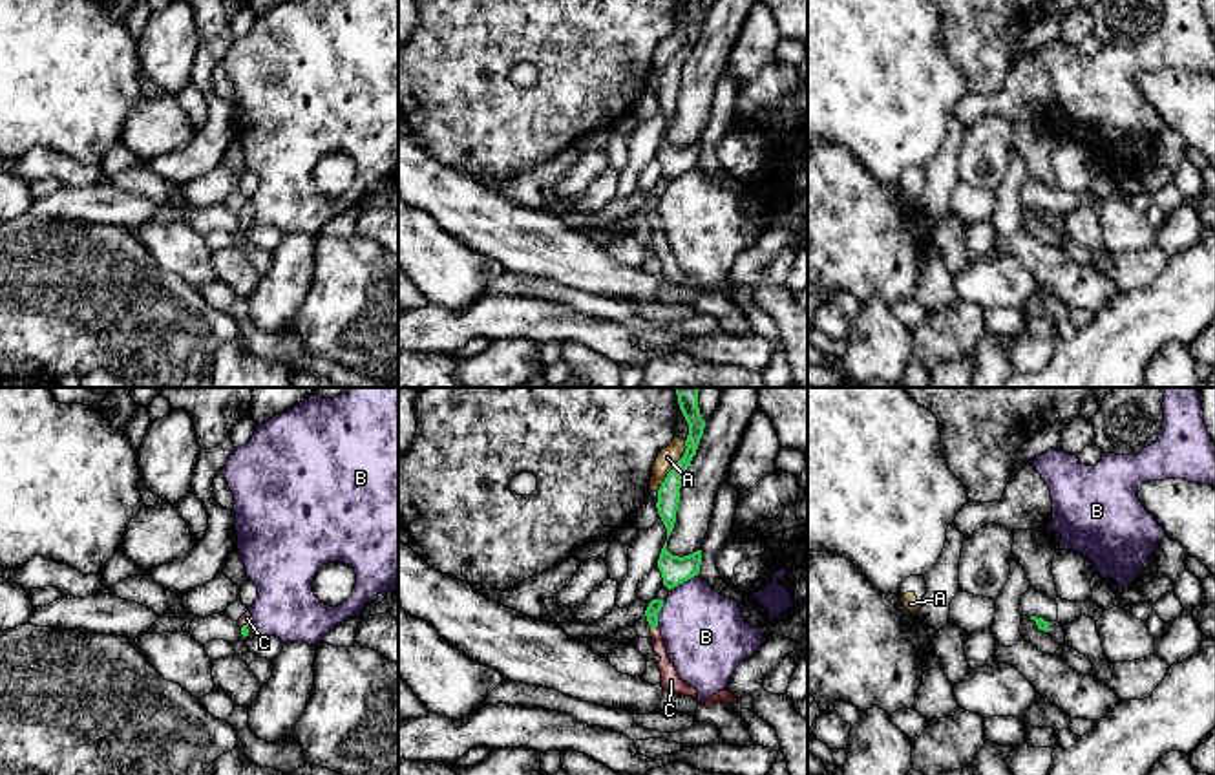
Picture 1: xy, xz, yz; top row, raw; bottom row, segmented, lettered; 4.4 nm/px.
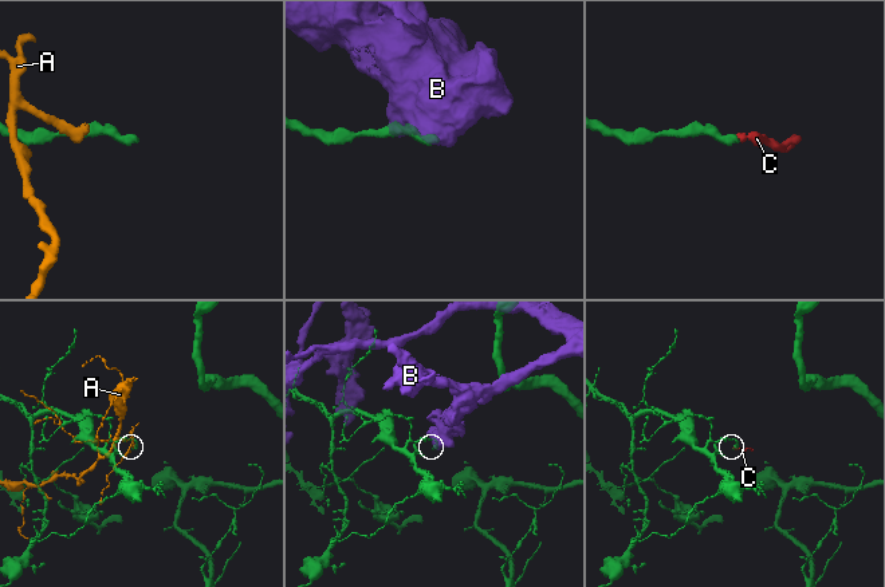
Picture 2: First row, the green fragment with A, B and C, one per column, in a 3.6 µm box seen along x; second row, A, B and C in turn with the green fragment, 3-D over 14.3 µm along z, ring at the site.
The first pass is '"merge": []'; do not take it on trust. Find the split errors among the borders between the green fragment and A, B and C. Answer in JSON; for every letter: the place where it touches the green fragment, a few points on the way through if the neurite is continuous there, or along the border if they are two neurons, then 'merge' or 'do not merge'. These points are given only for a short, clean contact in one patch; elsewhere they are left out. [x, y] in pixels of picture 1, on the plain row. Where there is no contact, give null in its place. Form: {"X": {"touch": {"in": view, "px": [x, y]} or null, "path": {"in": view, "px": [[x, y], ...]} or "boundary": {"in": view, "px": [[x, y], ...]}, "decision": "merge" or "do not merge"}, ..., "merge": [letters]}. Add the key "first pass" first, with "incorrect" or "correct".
{"first pass": "incorrect", "A": {"touch": {"in": "xz", "px": [673, 57]}, "decision": "do not merge"}, "B": {"touch": {"in": "xz", "px": [682, 172]}, "boundary": {"in": "xz", "px": [[697, 165], [669, 180]]}, "decision": "do not merge"}, "C": {"touch": {"in": "xz", "px": [653, 218]}, "path": {"in": "xz", "px": [[655, 196], [653, 218], [671, 271]]}, "decision": "merge"}, "merge": ["C"]}

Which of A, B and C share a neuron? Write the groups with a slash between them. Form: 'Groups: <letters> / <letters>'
Groups: A / B / C

